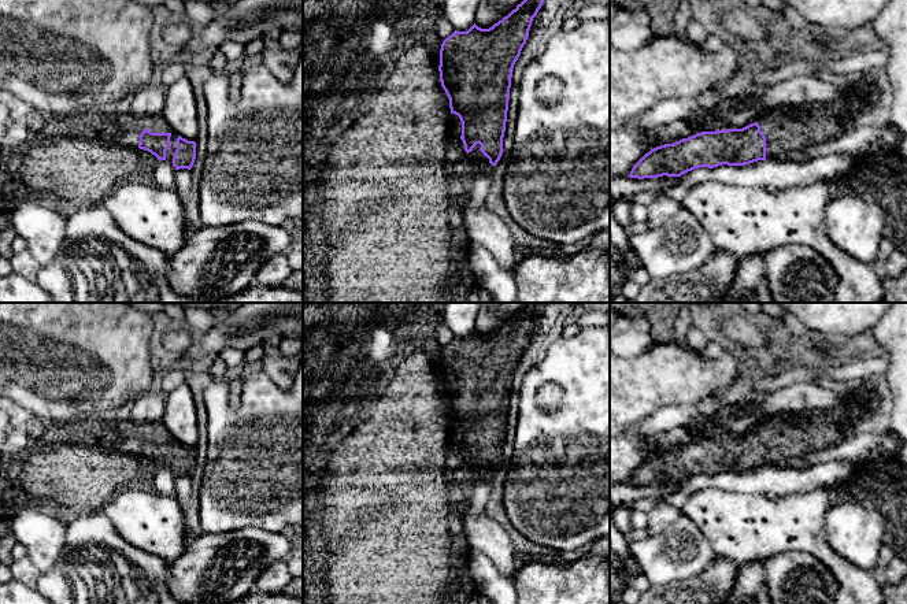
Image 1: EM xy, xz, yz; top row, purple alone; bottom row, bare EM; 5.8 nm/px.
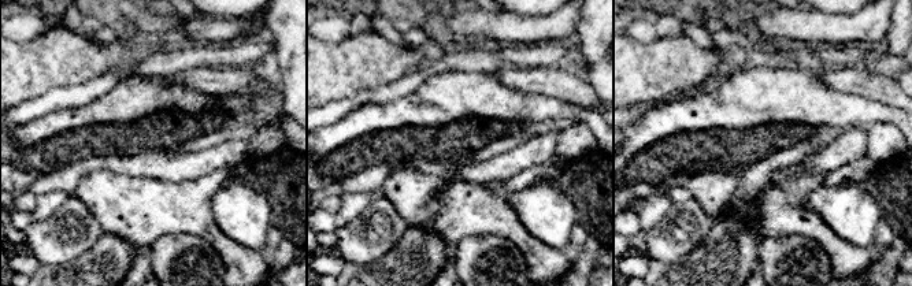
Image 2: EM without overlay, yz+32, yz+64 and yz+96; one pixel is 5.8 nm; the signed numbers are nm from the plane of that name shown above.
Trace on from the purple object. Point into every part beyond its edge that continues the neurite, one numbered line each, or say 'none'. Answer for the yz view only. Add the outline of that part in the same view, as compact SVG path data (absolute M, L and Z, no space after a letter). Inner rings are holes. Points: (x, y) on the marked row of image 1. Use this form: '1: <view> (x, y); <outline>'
1: yz (788, 129); M865 78L851 79L852 89L830 103L780 107L758 123L766 137L766 160L786 160L791 153L841 137L880 95Z

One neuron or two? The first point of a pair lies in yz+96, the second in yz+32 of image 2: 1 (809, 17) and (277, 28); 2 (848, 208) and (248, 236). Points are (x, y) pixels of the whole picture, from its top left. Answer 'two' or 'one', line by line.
1: two
2: one

